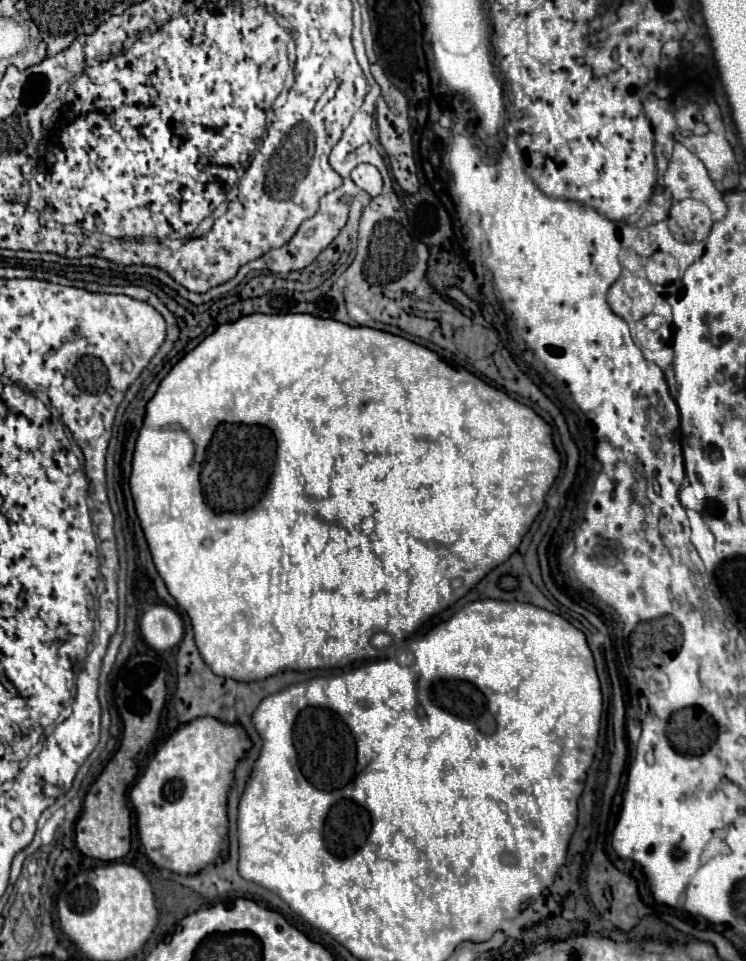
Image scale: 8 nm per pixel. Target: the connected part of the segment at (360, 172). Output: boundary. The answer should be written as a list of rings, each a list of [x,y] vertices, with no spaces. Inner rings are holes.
[[[362,163],[358,164],[351,172],[350,176],[352,182],[362,188],[371,196],[376,197],[381,194],[383,189],[383,180],[378,168],[372,164]]]

